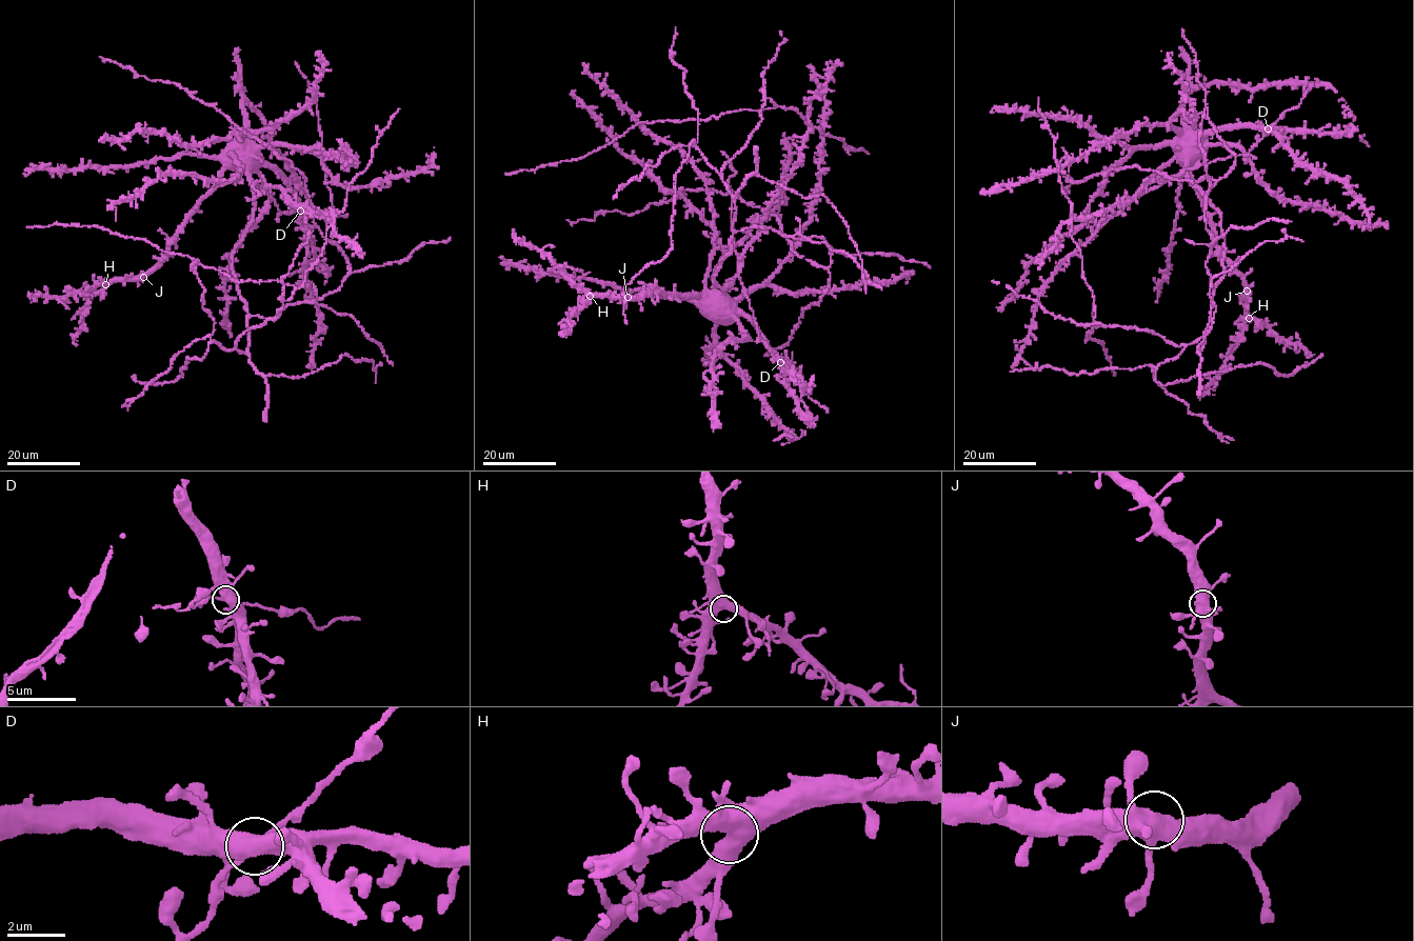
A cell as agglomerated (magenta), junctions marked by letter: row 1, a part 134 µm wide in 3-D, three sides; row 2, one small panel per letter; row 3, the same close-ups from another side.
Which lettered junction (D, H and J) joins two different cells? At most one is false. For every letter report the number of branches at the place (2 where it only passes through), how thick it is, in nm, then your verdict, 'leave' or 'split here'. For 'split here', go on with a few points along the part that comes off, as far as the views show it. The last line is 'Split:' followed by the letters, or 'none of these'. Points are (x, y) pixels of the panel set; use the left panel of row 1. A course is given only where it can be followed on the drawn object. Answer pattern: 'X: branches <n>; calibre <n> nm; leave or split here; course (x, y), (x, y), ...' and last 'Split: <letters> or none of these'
D: branches 4; calibre 440 nm; split here; course (300, 211), (278, 215), (275, 199), (257, 181), (253, 187), (258, 195), (245, 198)
H: branches 4; calibre 500 nm; leave
J: branches 4; calibre 460 nm; leave
Split: D

